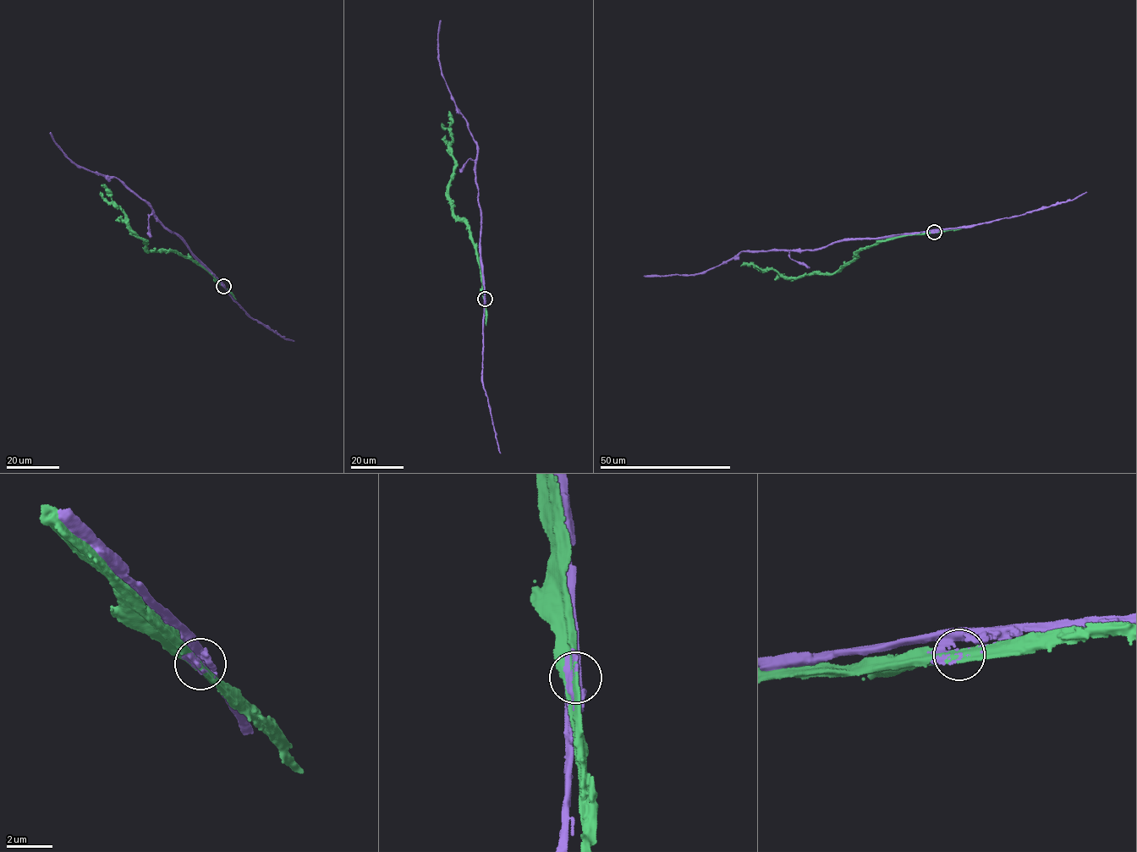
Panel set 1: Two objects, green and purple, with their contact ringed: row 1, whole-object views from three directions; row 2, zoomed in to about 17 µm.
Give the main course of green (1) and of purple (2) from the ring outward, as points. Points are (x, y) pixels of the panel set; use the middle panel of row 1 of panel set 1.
1: (485, 299), (476, 245), (469, 227), (453, 213), (448, 191), (455, 159), (450, 148), (453, 140), (448, 111)
2: (485, 299), (480, 207), (475, 180), (476, 145), (468, 123), (455, 104), (442, 75), (437, 51), (441, 19)

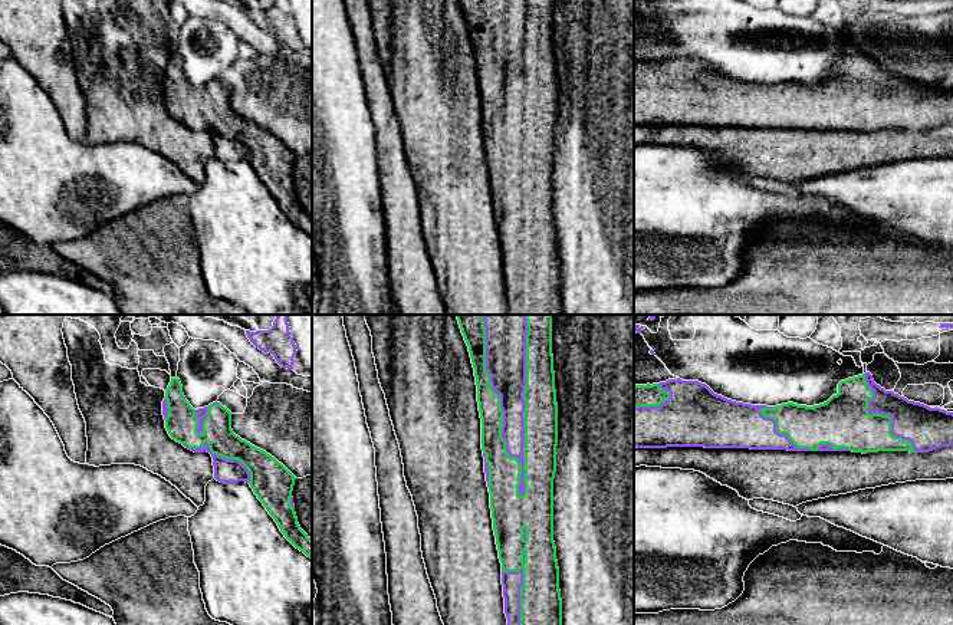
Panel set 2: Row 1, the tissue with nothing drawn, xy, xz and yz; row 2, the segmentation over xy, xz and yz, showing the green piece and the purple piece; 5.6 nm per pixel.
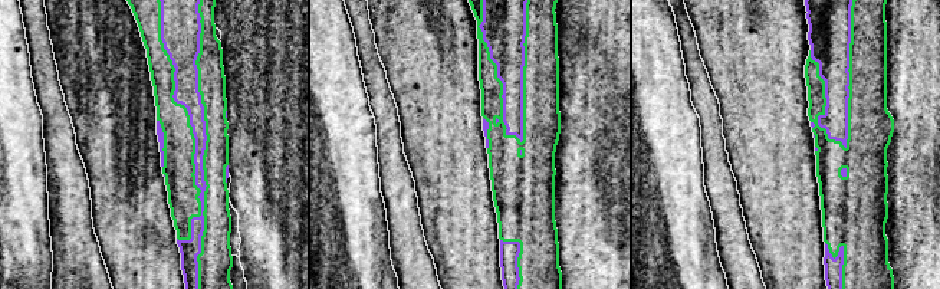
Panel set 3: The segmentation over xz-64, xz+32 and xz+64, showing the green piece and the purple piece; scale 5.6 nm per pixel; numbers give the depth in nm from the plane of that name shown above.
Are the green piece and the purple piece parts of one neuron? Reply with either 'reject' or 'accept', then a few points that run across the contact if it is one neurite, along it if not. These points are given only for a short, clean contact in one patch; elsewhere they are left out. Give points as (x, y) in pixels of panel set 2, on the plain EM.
reject

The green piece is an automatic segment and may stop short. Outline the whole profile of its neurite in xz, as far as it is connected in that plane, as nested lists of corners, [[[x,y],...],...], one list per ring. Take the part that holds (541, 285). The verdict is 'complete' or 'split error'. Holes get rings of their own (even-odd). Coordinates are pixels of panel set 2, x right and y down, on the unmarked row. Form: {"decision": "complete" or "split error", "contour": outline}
{"decision": "complete", "contour": [[[459,0],[469,24],[477,63],[477,80],[482,96],[482,128],[489,144],[489,171],[493,208],[502,241],[502,250],[523,249],[520,266],[522,315],[562,315],[562,277],[559,246],[553,220],[553,157],[556,151],[558,82],[552,33],[552,0],[526,0],[526,65],[523,76],[525,144],[510,135],[502,116],[503,89],[500,73],[492,68],[486,50],[484,0]]]}

